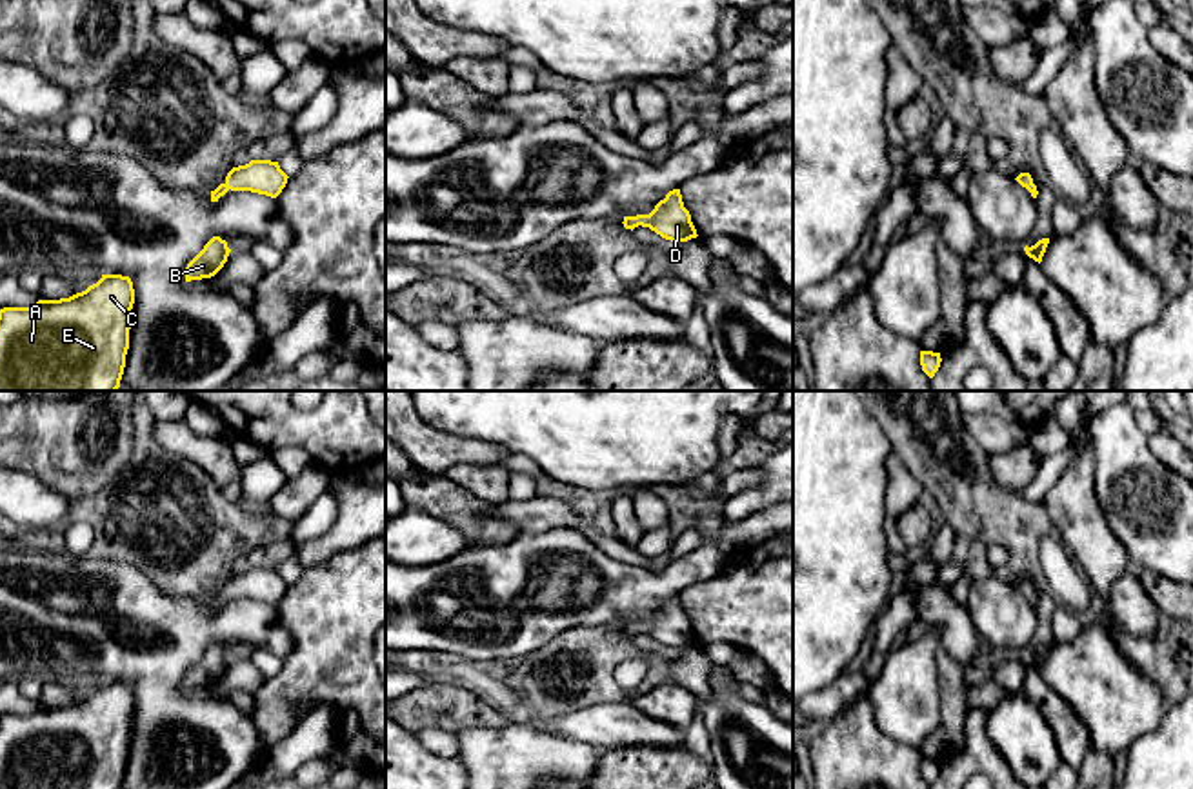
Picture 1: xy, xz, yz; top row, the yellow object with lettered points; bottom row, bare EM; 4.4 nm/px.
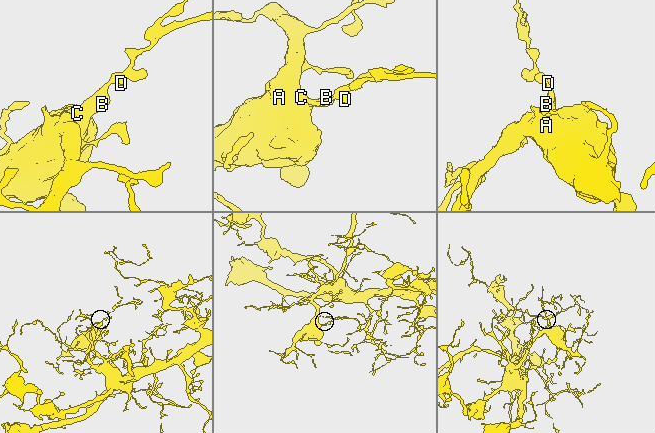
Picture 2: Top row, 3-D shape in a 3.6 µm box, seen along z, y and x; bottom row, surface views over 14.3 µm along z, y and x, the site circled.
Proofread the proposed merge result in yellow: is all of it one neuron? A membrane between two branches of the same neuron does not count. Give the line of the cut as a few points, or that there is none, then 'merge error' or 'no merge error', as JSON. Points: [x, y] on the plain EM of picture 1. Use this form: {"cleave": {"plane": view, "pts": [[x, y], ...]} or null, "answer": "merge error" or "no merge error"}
{"cleave": null, "answer": "no merge error"}

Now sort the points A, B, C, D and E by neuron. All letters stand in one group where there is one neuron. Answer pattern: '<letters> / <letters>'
A B C D E

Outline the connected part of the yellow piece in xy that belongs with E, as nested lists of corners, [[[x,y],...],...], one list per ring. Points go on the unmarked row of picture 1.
[[[102,682],[96,691],[69,705],[0,716],[0,789],[120,789],[133,711],[129,684]]]

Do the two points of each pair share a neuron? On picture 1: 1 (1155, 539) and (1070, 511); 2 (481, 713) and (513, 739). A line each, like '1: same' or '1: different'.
1: different
2: different

